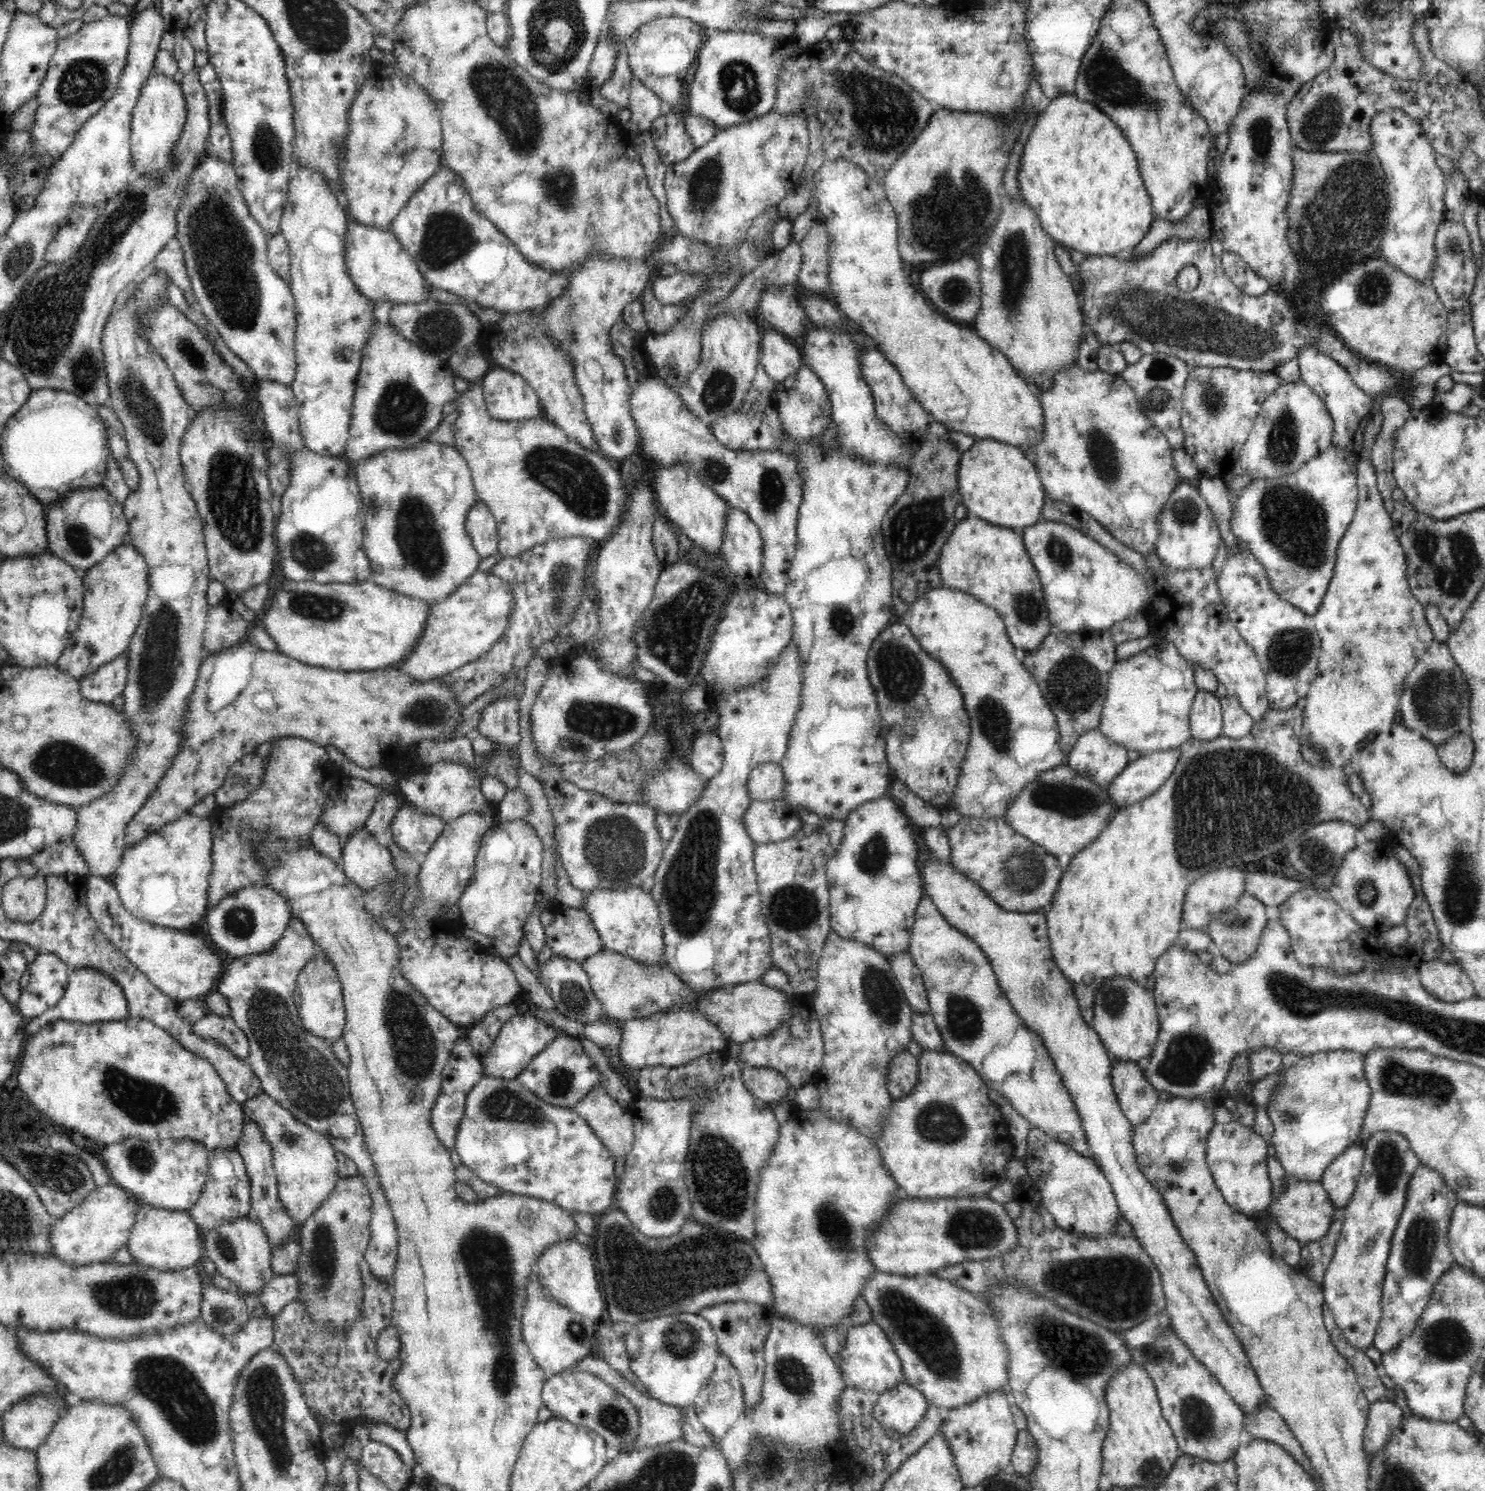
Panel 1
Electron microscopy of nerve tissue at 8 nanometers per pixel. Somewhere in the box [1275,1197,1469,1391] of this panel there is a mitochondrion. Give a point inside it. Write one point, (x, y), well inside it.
(1419, 1241)

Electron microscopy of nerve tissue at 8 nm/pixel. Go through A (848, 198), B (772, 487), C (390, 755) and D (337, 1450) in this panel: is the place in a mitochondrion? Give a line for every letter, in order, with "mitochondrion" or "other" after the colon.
A: other
B: mitochondrion
C: other
D: other

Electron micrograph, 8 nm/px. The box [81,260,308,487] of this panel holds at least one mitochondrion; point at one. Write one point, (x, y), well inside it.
(140, 403)

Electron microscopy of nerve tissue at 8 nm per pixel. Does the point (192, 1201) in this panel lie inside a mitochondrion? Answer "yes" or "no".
no

